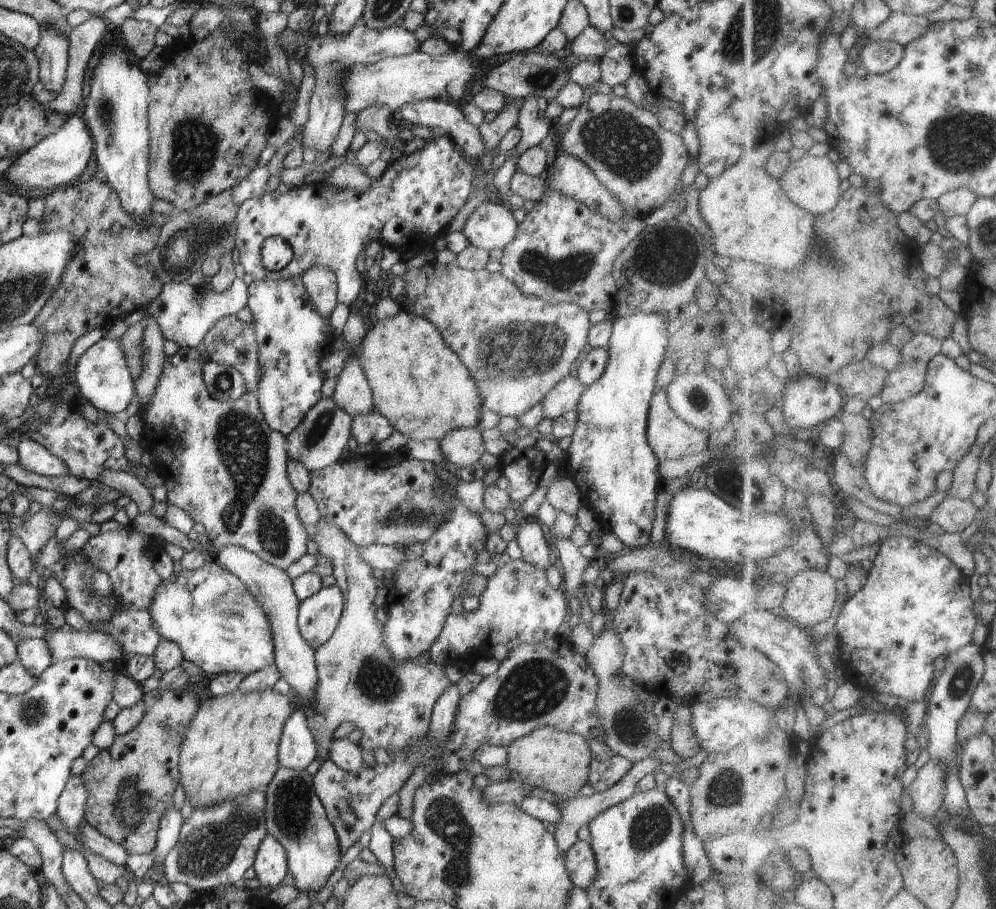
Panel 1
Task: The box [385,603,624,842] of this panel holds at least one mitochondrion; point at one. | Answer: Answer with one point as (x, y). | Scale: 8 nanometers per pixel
(534, 687)

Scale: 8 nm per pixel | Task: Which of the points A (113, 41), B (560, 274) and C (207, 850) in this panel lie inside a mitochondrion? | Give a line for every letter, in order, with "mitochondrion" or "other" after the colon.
A: other
B: mitochondrion
C: mitochondrion

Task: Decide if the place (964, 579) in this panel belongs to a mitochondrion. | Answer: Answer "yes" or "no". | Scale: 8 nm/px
no

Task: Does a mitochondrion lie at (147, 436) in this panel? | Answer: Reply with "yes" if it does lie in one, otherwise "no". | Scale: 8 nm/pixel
no

